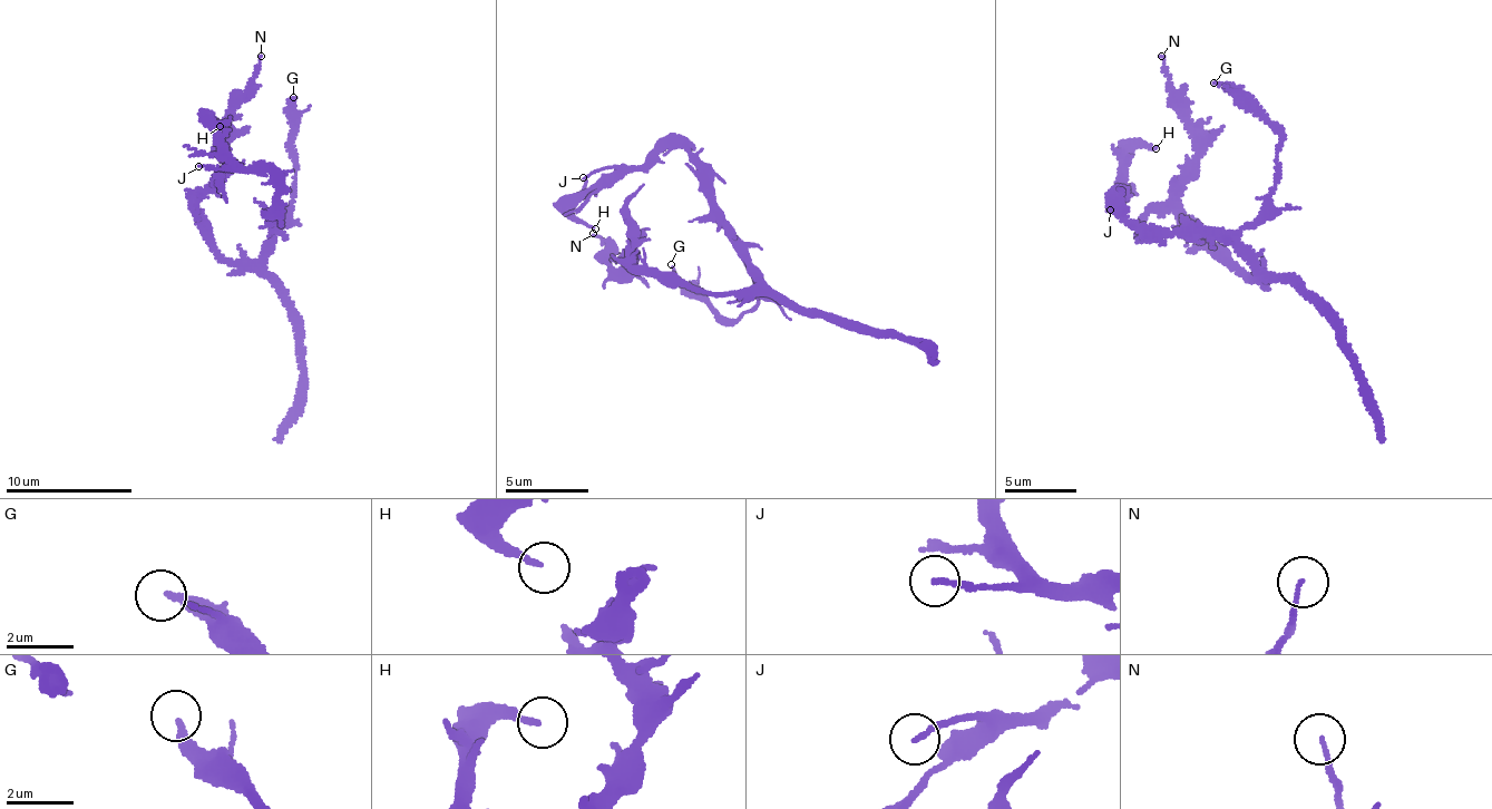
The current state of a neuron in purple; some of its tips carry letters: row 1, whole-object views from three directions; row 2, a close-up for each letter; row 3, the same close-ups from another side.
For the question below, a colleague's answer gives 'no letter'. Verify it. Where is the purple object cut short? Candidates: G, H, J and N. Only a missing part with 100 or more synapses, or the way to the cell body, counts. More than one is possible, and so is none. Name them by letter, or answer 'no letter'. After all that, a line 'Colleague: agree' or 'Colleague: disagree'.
no letter
Colleague: agree

